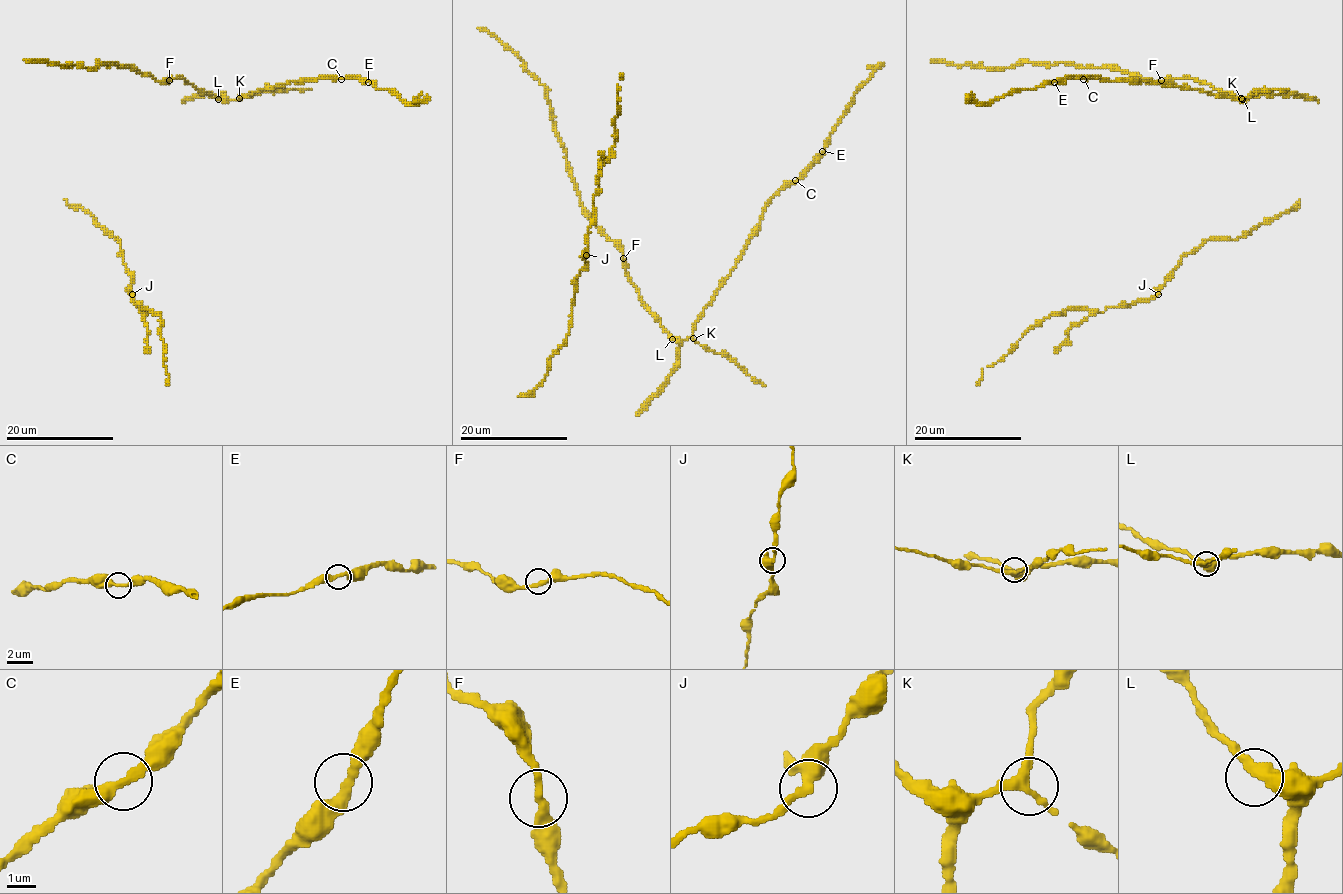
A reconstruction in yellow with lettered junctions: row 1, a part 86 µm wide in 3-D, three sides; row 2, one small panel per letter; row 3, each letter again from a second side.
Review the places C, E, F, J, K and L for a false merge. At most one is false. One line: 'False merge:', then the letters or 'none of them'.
False merge: none of them

